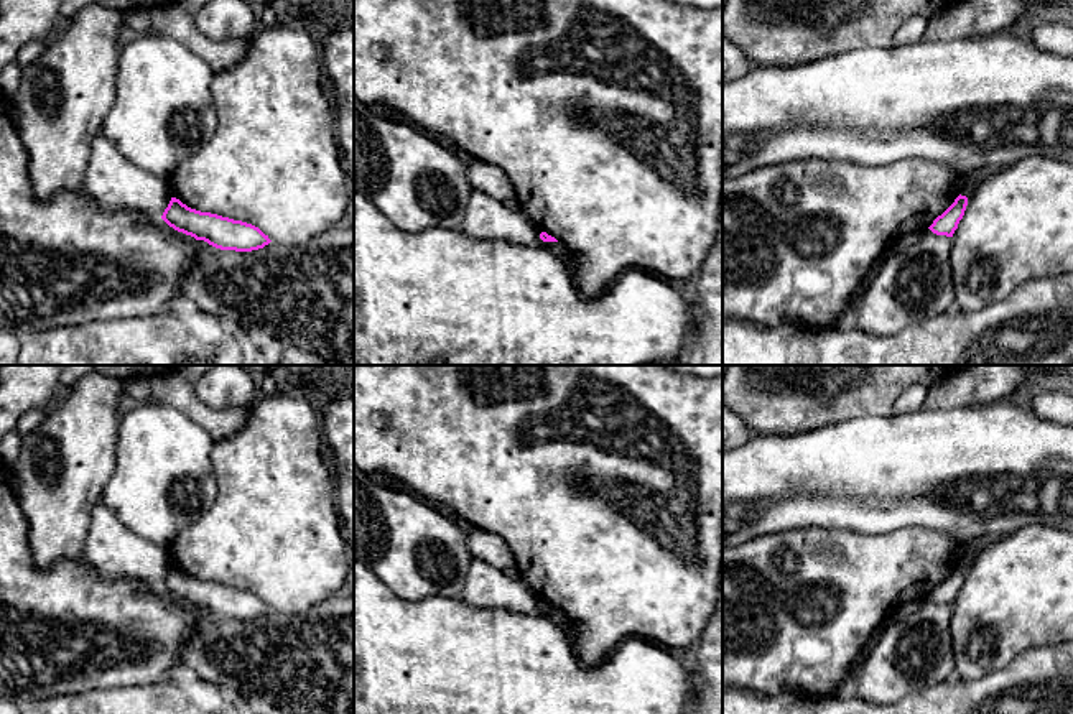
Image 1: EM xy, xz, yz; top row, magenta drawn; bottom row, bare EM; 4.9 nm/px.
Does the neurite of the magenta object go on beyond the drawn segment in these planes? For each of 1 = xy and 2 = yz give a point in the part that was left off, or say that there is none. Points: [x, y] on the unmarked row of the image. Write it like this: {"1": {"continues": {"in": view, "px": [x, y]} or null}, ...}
{"1": {"continues": null}, "2": {"continues": null}}

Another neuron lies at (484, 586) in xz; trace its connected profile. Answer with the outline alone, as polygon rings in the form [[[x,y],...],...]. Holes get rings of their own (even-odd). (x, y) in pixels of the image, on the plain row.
[[[472,559],[464,576],[459,599],[477,609],[504,609],[533,614],[540,607],[540,596],[520,577],[513,577],[482,559]]]

